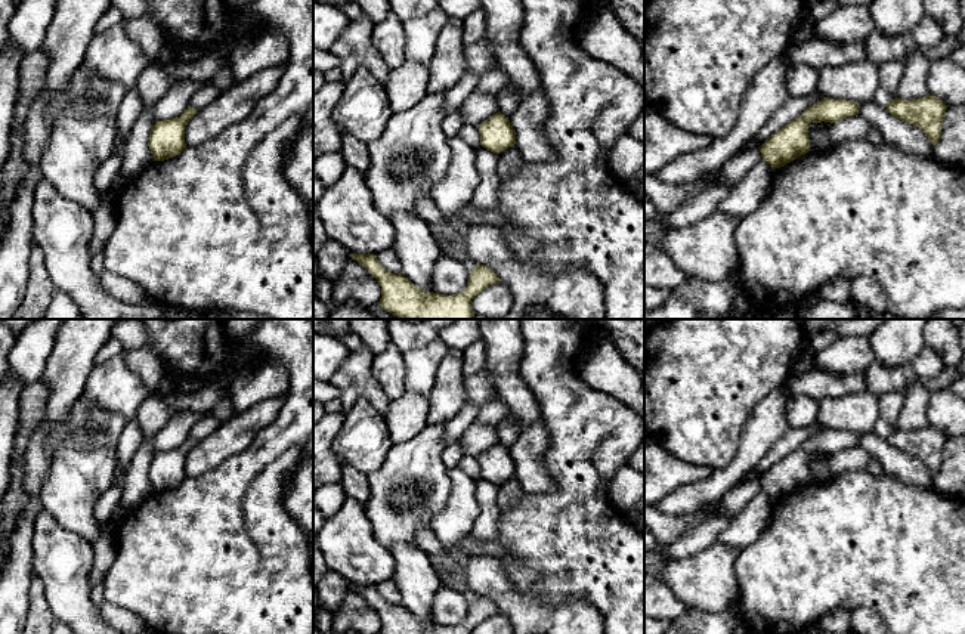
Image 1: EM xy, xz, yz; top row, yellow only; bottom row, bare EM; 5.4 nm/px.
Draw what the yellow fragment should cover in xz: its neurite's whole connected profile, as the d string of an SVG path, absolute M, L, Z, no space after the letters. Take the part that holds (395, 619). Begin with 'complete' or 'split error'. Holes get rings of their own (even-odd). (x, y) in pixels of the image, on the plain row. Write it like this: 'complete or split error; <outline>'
complete; M377 585L349 587L361 594L380 615L380 634L471 634L480 622L501 613L492 600L477 594L476 600L470 603L470 610L464 622L454 627L427 624L417 619L402 604L395 606L387 603L377 591Z

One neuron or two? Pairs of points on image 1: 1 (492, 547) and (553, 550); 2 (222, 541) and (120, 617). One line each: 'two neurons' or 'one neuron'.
1: two neurons
2: two neurons

